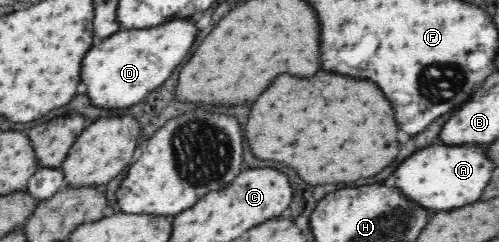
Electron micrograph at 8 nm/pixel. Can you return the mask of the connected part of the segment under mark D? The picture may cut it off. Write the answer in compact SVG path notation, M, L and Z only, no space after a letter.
M172 18L152 28L121 28L118 32L100 40L82 62L82 82L88 86L88 97L100 108L128 108L144 100L144 94L152 92L166 82L190 54L196 40L196 24L190 18Z

